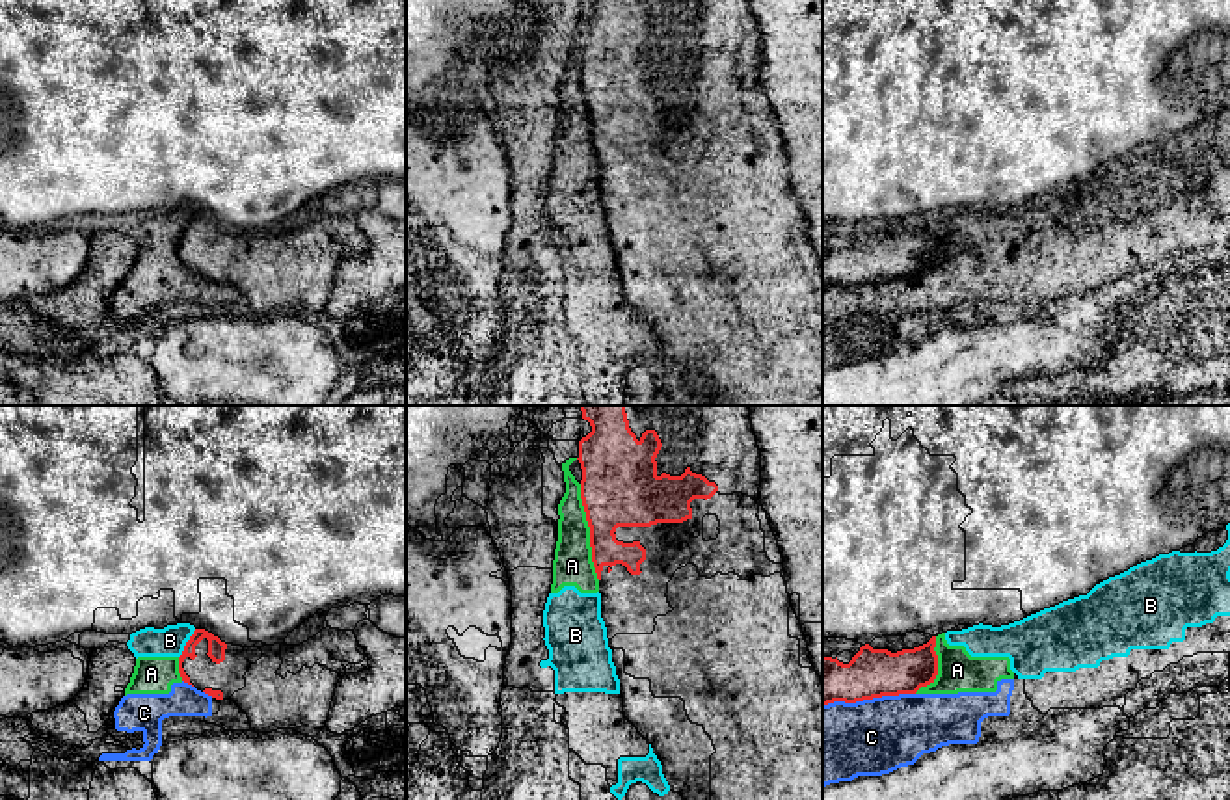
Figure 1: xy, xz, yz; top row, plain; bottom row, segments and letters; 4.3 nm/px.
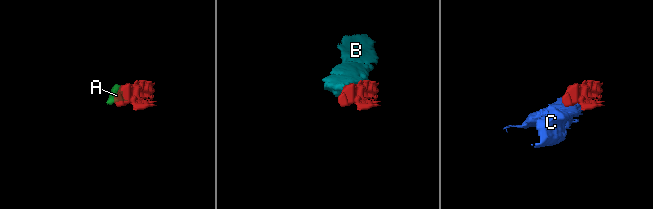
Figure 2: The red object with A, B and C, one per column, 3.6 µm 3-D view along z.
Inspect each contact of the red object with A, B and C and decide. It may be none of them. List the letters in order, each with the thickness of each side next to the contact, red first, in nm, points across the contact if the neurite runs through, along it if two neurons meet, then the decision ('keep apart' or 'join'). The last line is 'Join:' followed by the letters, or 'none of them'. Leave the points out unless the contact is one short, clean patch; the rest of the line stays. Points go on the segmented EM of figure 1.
A: calibres 340 and 170 nm; keep apart
B: calibres 80 and 130 nm; border xy (196, 629), (179, 657); keep apart
C: calibres 200 and 340 nm; keep apart
Join: none of them

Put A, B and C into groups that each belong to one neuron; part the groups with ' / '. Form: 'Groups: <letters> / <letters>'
Groups: A B C

